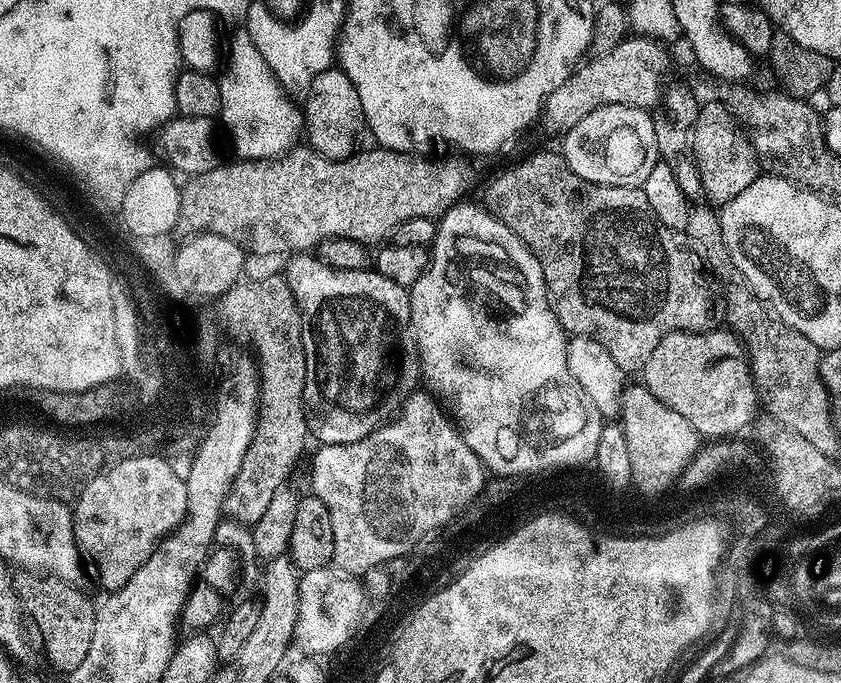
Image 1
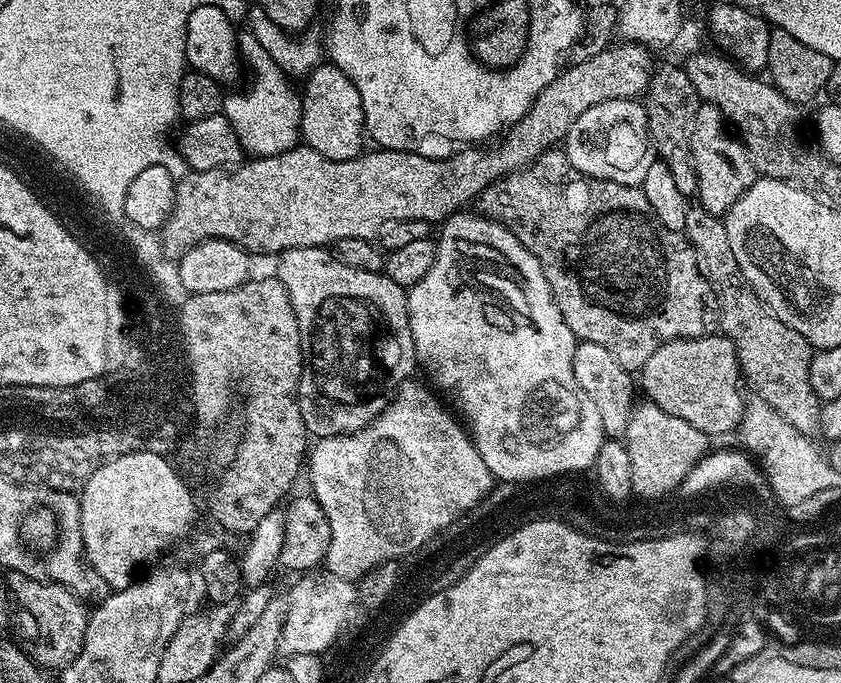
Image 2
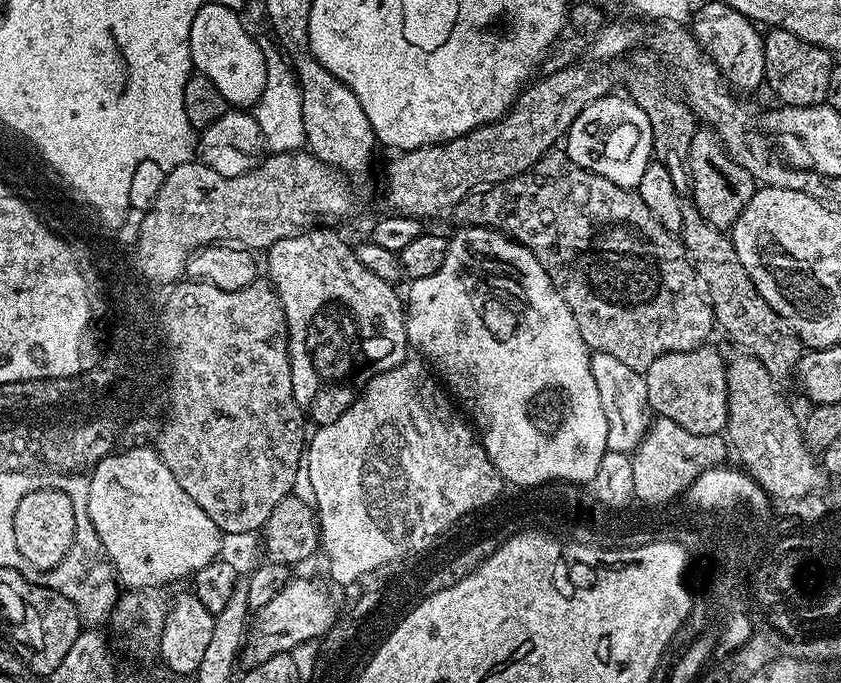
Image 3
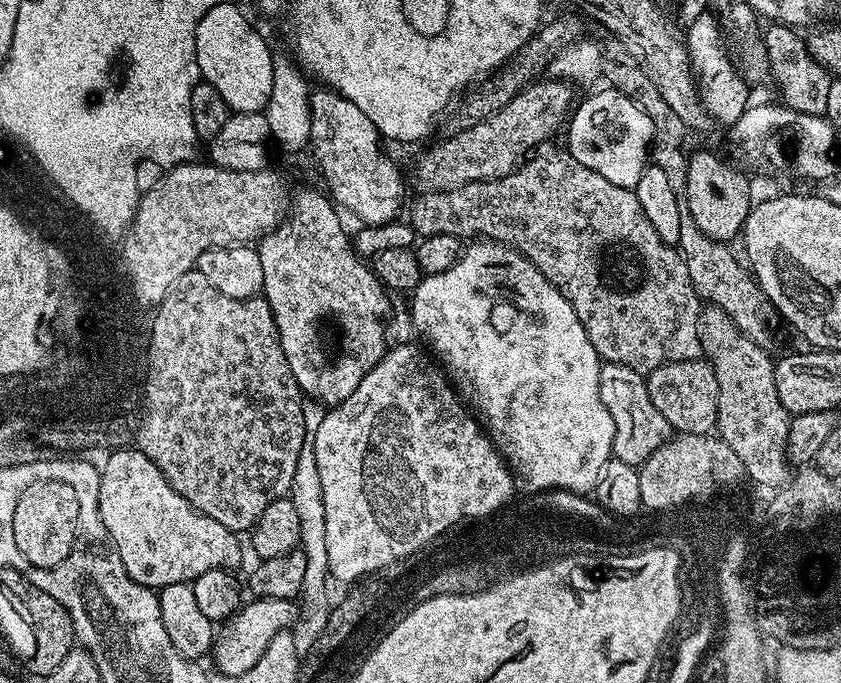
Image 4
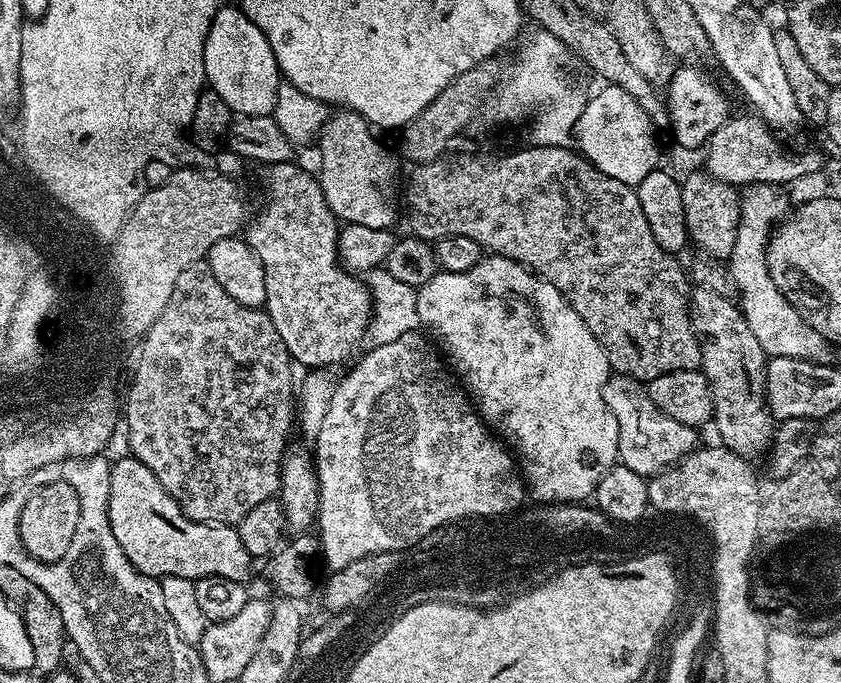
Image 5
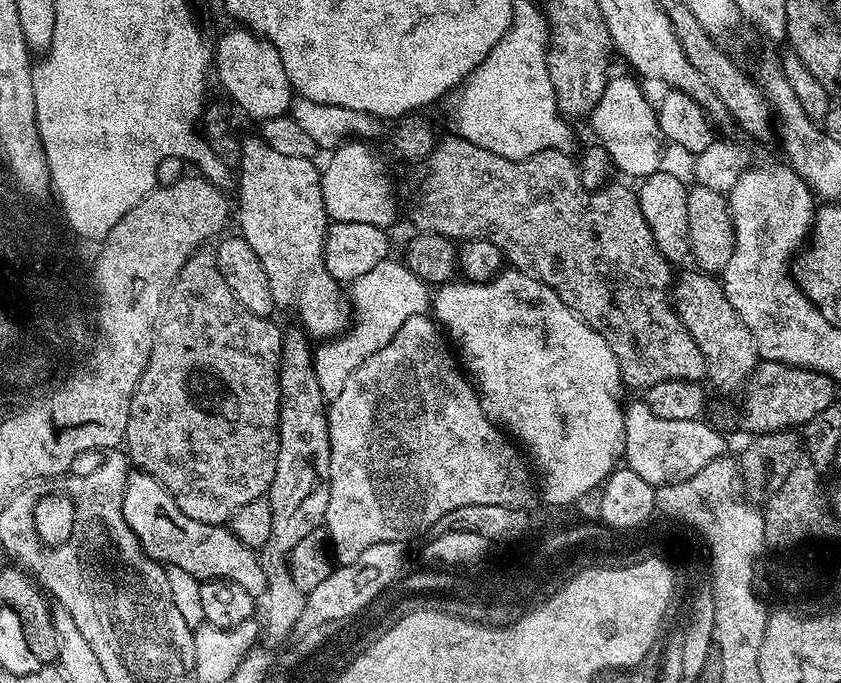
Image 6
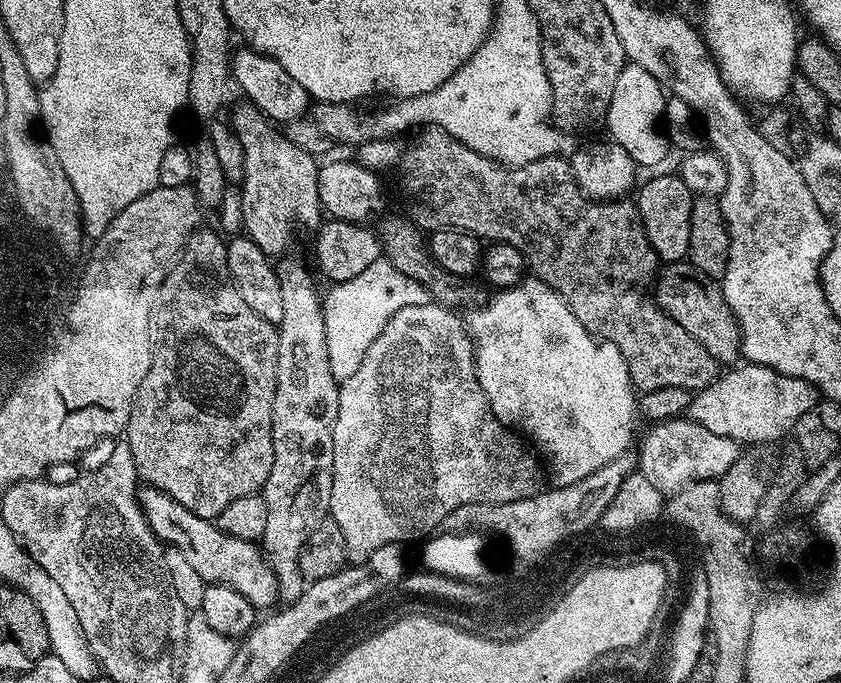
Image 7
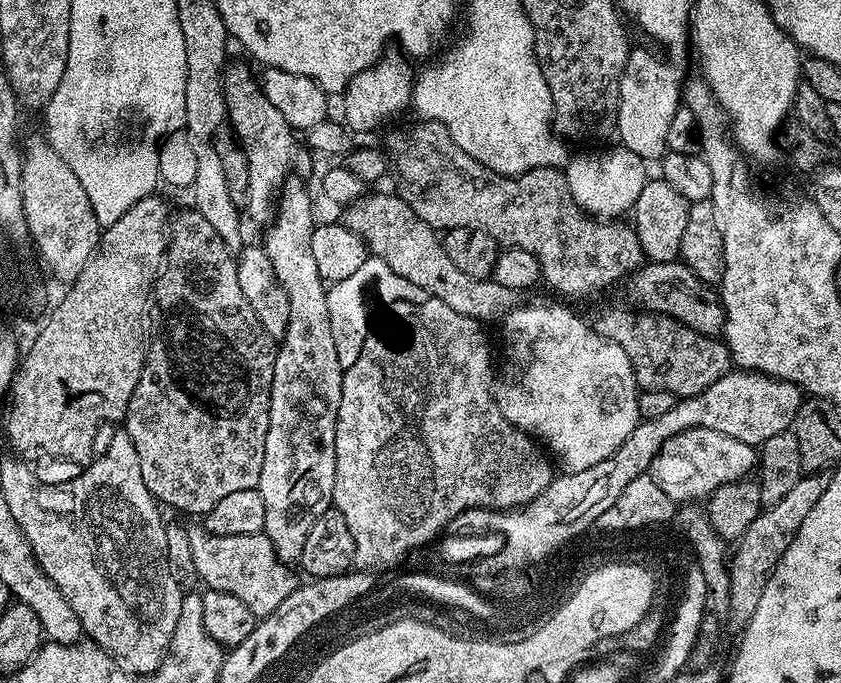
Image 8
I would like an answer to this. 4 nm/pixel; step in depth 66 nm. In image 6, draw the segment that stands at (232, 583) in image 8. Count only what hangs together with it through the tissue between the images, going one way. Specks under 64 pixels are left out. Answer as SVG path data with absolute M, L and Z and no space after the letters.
M139 470L128 473L122 498L122 520L140 544L140 549L158 564L182 567L197 580L233 580L253 594L264 591L264 571L260 557L227 527L186 518L174 498L153 476Z

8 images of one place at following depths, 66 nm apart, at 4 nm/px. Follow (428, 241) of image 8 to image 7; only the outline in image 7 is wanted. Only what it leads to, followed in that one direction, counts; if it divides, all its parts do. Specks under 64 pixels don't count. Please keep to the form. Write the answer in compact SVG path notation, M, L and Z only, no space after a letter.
M392 216L389 220L382 221L380 228L378 227L380 246L386 260L388 256L387 263L395 268L399 275L409 276L411 280L421 284L428 291L429 297L435 303L444 305L445 308L460 310L463 304L475 305L481 299L479 290L467 279L451 276L449 272L433 264L421 229L407 219L404 220Z

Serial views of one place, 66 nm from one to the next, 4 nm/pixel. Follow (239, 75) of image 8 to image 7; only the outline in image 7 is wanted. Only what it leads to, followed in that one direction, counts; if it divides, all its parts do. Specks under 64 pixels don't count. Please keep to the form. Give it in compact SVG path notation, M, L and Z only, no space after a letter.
M244 102L233 110L230 123L238 134L238 142L242 142L242 154L246 154L246 170L240 194L244 232L269 258L283 257L284 247L296 224L312 230L321 223L317 157L306 154L306 150L298 150L298 146L294 146L287 135L281 129L279 132L276 129L279 127L250 102Z

